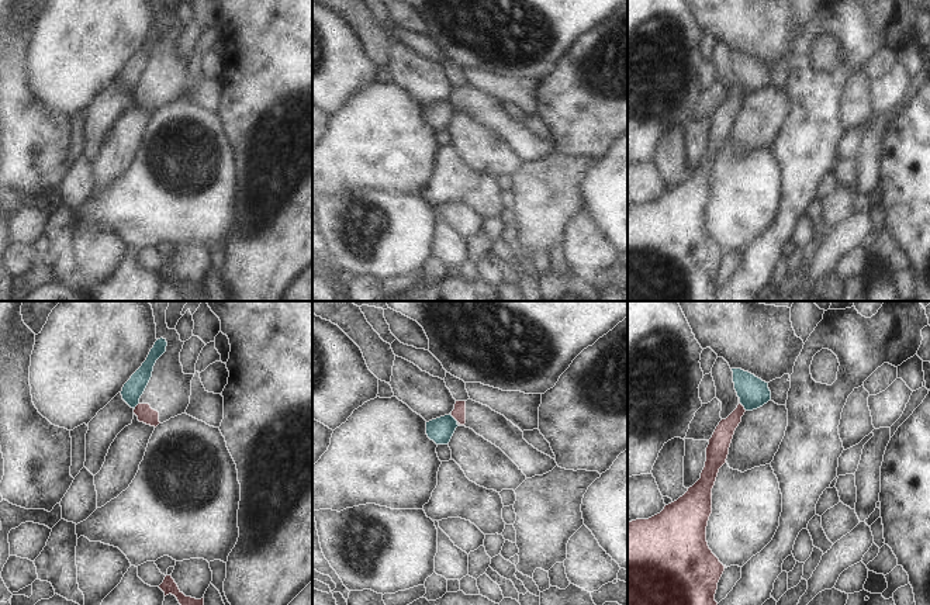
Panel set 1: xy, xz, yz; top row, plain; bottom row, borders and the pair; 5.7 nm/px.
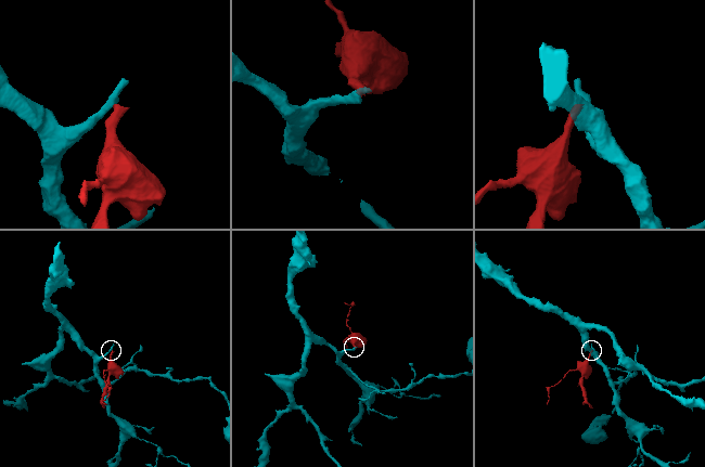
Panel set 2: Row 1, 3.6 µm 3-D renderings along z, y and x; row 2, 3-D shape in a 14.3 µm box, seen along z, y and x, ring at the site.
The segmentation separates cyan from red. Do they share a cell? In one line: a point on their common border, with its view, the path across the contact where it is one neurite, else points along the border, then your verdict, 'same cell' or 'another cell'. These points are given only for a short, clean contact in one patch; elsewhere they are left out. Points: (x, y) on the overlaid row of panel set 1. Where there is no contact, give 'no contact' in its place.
xz (452, 417) | along xz (449, 414), (457, 421) | another cell

